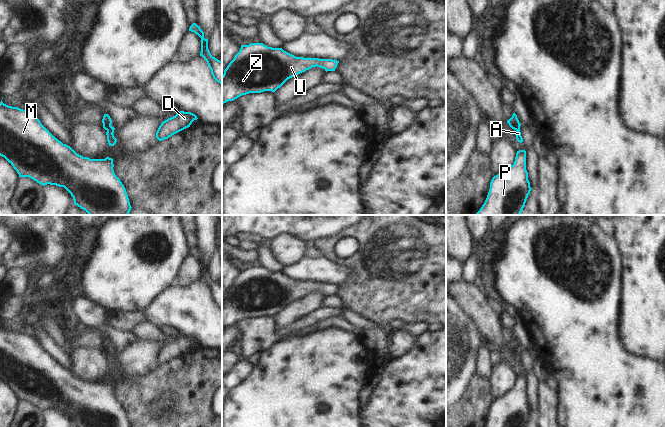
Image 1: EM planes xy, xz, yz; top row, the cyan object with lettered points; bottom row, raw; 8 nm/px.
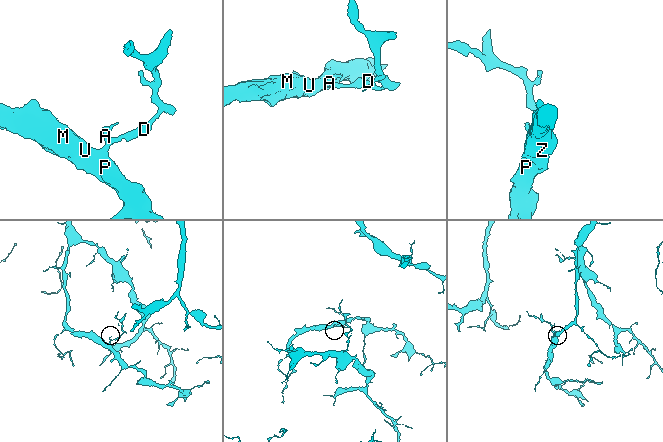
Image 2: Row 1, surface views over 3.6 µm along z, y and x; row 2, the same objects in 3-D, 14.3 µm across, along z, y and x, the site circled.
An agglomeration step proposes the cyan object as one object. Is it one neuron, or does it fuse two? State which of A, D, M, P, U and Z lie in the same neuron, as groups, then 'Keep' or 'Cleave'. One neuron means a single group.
Groups: A D M P U Z. Keep.

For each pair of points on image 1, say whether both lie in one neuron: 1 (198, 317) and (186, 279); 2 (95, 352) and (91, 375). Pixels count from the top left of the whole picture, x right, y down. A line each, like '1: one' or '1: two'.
1: two
2: one

